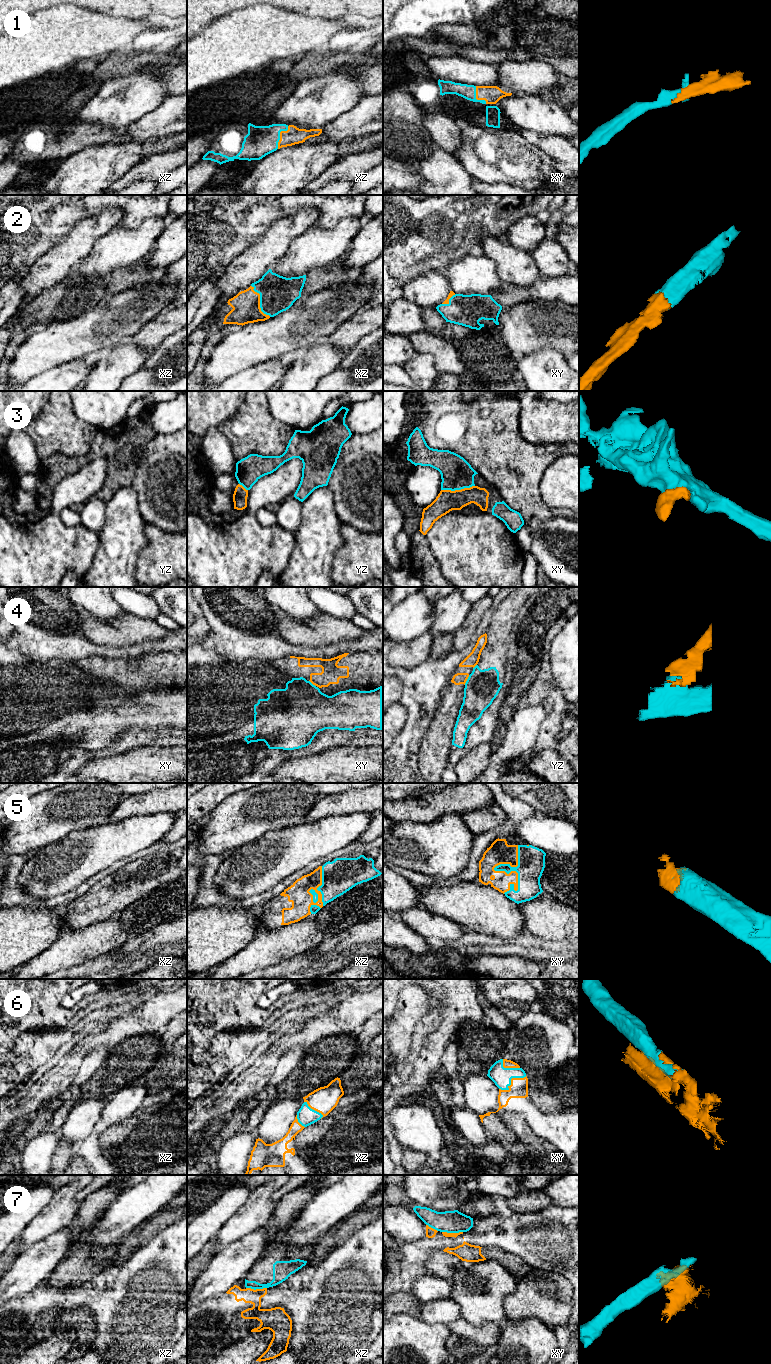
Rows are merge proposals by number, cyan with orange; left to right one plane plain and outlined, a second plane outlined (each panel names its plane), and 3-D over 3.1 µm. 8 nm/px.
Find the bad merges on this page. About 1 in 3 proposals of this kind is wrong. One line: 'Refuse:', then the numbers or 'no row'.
Refuse: 4, 7

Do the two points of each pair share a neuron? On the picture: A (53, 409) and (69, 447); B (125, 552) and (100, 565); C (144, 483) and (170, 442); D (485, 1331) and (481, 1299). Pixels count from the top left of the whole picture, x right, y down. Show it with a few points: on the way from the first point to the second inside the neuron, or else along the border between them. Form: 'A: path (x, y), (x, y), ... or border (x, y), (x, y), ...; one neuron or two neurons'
A: path (56, 418), (56, 426), (68, 438); one neuron
B: path (119, 554), (106, 565); one neuron
C: path (154, 473), (170, 457), (170, 452); one neuron
D: border (462, 1317), (474, 1324), (498, 1324); two neurons

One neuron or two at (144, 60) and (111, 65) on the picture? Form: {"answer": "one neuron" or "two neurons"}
{"answer": "one neuron"}

